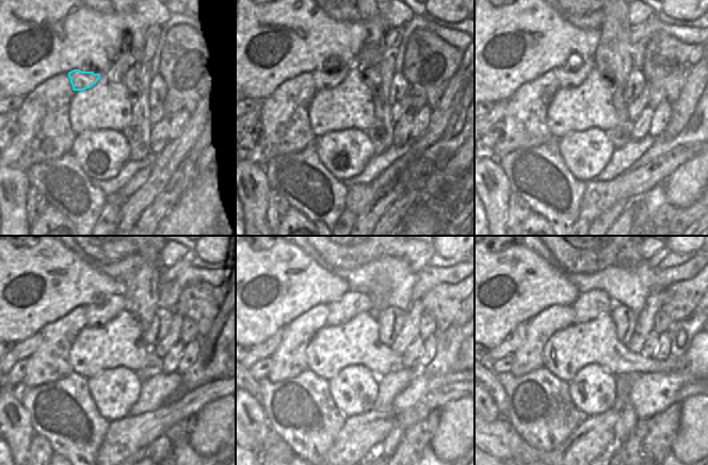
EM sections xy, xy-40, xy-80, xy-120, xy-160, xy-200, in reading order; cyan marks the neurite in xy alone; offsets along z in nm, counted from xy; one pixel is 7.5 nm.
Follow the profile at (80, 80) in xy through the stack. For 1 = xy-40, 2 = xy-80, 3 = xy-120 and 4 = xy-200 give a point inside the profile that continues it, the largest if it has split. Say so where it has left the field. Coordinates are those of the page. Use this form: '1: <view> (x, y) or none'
1: xy-40 (322, 79)
2: xy-80 (566, 78)
3: xy-120 (97, 315)
4: xy-200 (590, 304)

